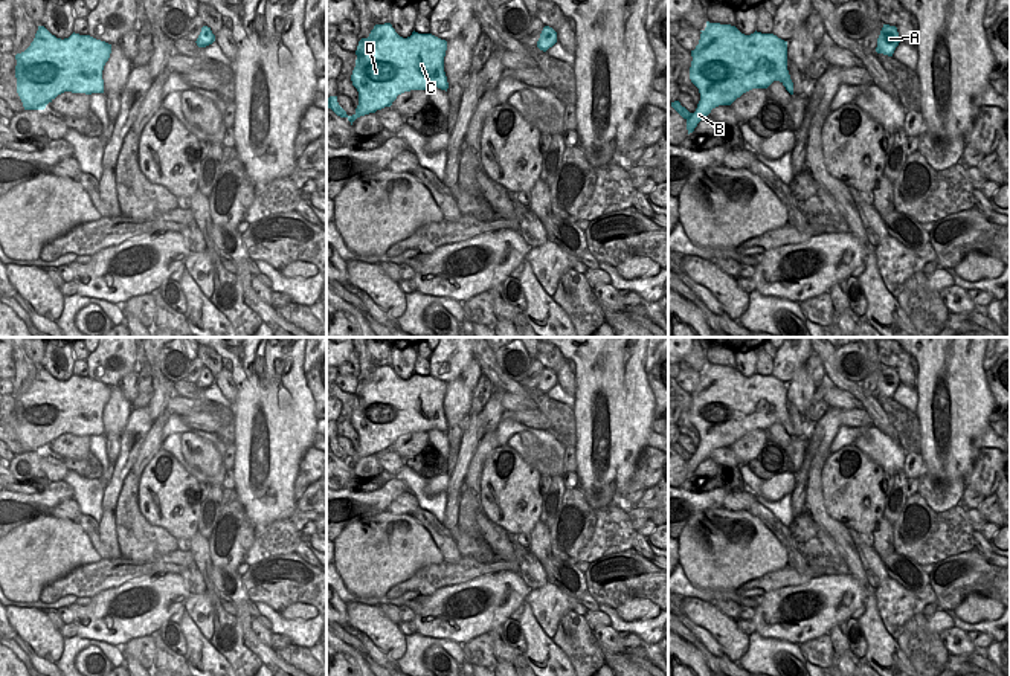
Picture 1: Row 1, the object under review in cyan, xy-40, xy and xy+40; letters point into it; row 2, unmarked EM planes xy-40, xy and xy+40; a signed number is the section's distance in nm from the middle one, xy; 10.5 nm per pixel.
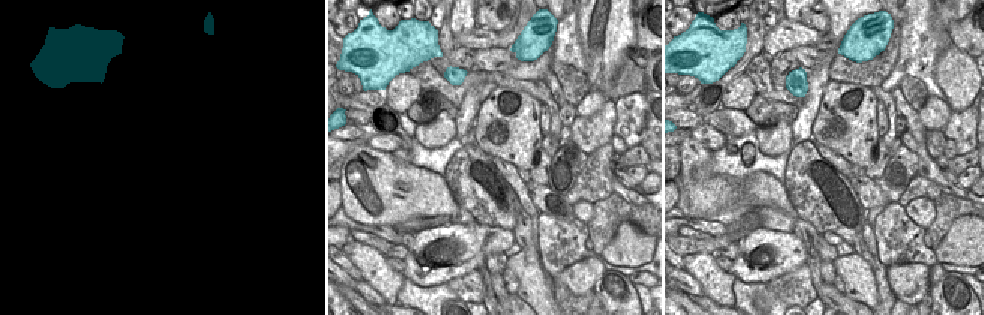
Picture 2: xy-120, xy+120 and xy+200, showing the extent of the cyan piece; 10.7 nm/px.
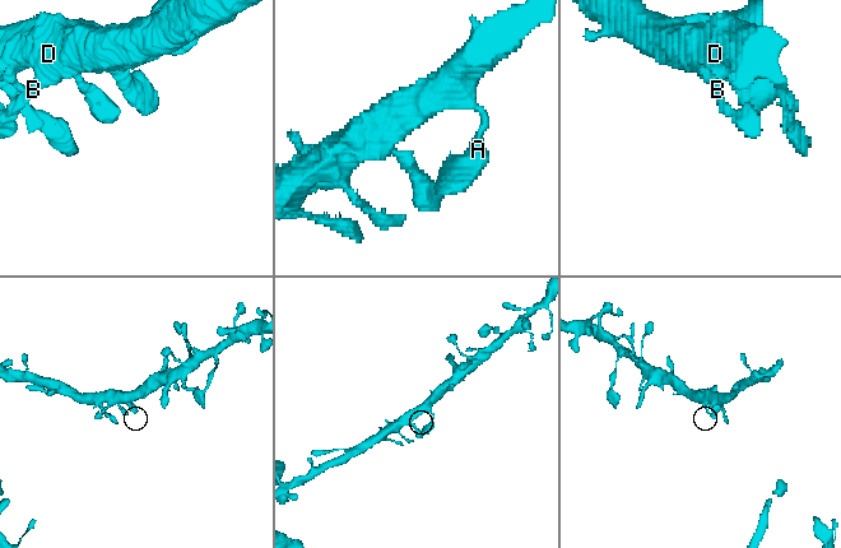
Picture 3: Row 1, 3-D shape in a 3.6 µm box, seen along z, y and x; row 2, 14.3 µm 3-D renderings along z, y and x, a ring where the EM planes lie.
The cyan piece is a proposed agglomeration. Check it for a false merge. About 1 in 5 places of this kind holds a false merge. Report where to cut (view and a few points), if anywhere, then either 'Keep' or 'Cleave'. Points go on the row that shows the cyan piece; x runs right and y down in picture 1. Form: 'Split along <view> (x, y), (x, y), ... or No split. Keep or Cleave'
No split. Keep

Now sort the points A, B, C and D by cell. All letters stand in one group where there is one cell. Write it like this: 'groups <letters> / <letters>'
groups A B C D

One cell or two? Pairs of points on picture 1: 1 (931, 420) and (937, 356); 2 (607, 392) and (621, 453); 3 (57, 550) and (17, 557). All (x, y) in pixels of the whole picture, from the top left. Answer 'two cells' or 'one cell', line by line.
1: one cell
2: one cell
3: one cell

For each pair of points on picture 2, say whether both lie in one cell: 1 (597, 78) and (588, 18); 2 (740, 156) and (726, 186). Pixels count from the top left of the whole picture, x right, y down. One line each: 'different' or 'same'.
1: same
2: different

